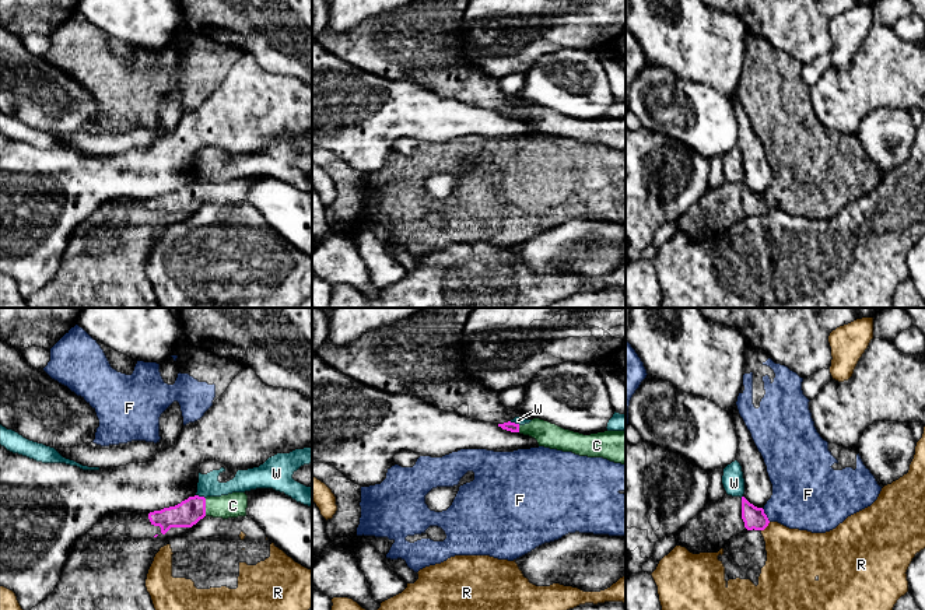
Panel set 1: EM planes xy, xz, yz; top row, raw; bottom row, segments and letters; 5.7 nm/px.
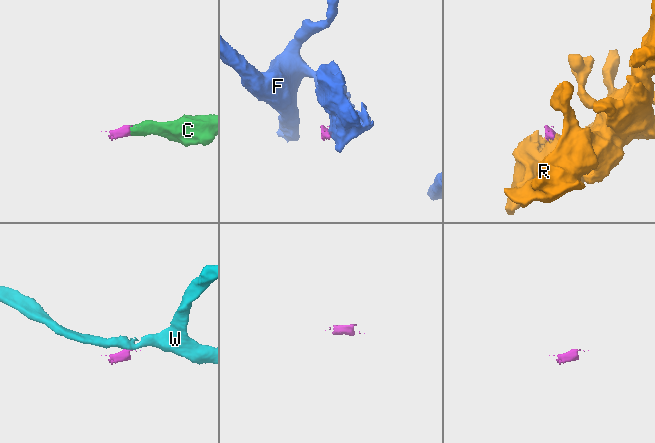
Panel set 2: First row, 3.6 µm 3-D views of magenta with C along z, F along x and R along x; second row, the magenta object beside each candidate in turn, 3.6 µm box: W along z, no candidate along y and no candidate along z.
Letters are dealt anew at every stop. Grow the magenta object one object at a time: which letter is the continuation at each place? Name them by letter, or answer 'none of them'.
C

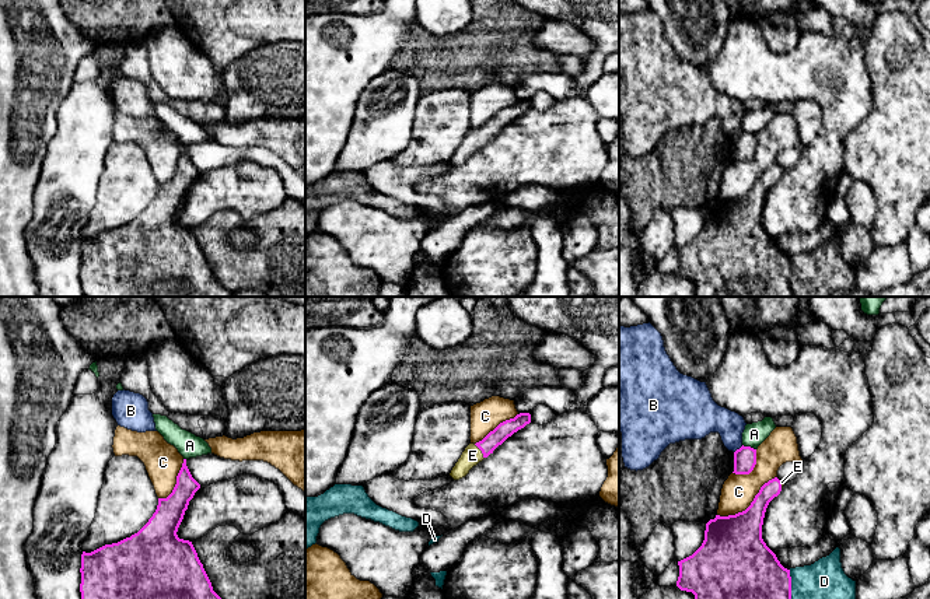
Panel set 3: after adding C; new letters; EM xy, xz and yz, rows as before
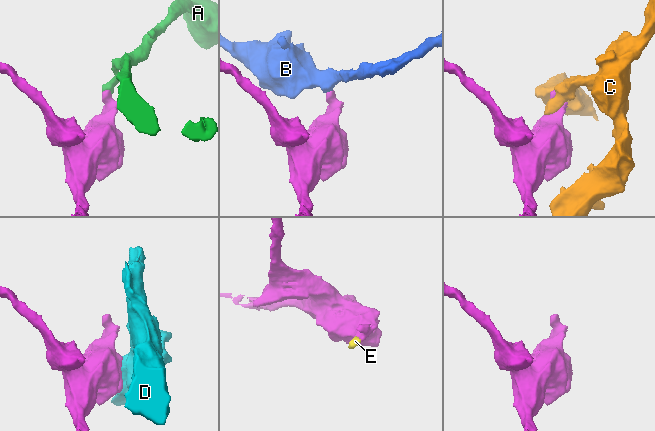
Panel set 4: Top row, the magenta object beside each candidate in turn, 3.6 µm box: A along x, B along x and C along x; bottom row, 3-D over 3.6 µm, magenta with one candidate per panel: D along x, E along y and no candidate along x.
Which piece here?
E

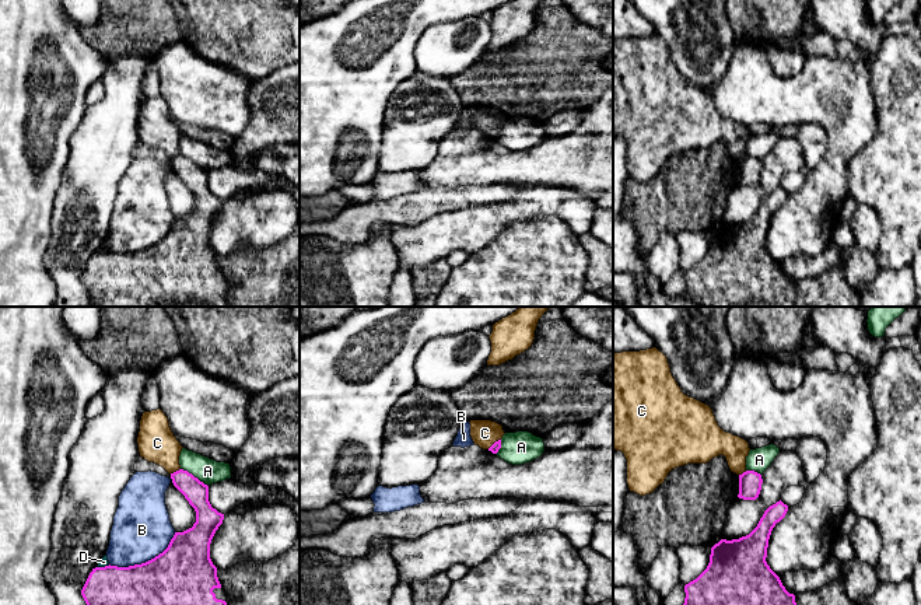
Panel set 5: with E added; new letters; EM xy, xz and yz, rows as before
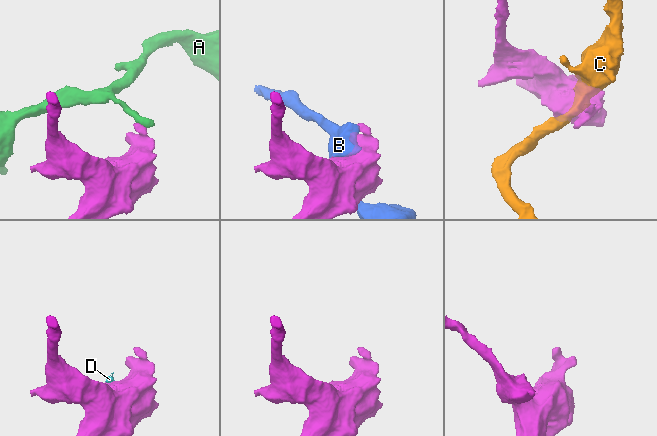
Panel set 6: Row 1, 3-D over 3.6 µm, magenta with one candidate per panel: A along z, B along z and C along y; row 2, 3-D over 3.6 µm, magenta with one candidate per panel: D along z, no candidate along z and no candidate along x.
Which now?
none of them

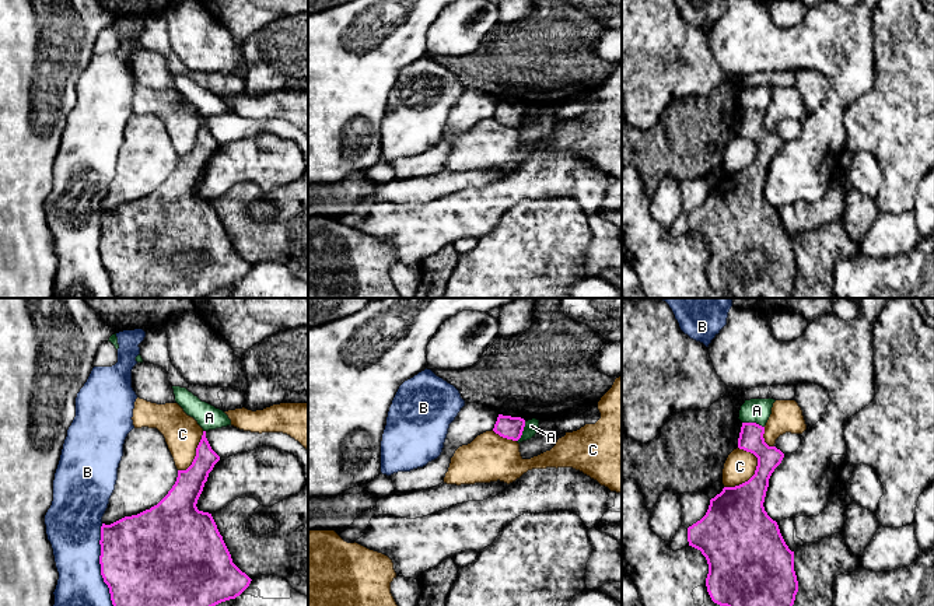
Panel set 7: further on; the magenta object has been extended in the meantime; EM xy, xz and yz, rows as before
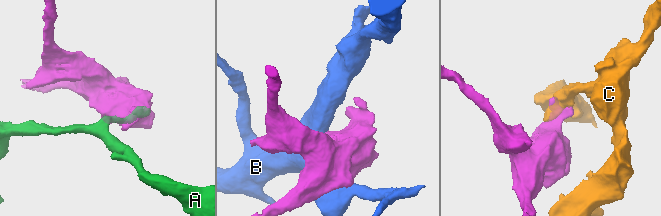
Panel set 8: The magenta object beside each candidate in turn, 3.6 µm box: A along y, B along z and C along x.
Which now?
none of them

